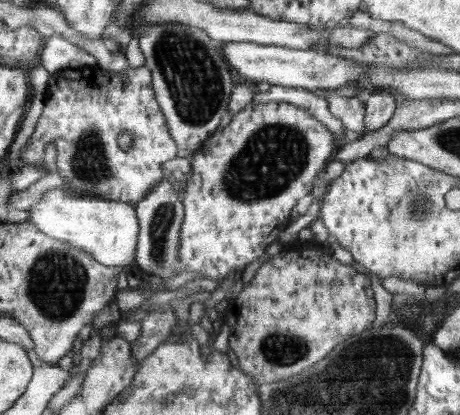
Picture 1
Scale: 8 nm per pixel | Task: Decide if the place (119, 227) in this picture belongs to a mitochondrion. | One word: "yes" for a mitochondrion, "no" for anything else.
no

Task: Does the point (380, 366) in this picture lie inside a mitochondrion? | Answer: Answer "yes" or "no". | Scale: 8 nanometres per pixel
yes

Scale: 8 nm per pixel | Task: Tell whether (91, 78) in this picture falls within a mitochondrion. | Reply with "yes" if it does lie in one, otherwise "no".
no

